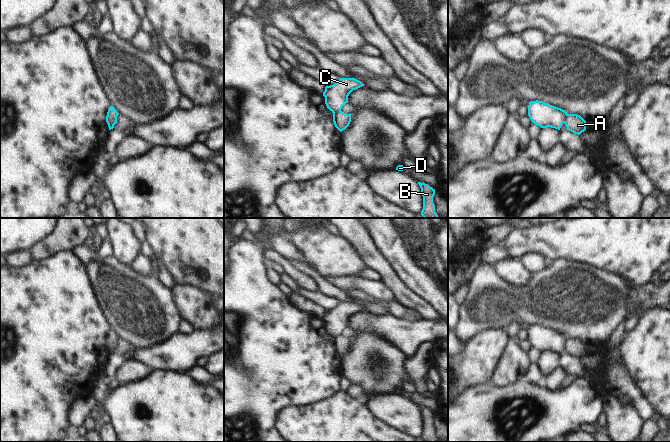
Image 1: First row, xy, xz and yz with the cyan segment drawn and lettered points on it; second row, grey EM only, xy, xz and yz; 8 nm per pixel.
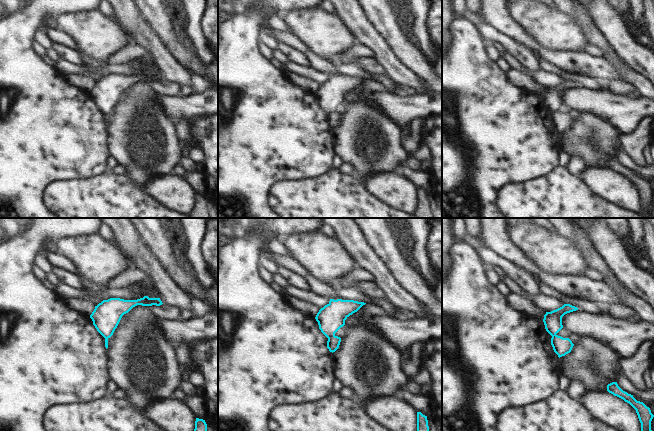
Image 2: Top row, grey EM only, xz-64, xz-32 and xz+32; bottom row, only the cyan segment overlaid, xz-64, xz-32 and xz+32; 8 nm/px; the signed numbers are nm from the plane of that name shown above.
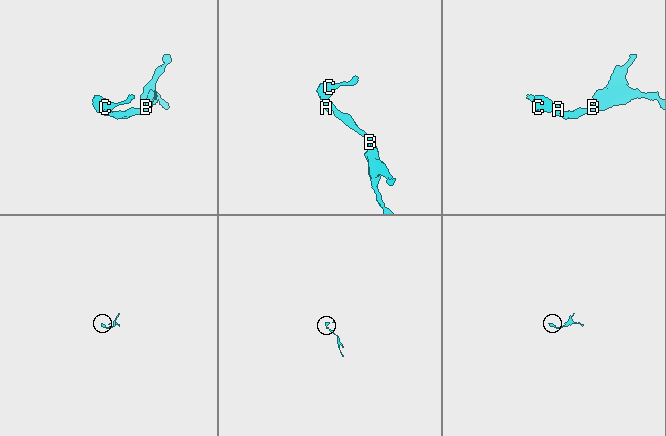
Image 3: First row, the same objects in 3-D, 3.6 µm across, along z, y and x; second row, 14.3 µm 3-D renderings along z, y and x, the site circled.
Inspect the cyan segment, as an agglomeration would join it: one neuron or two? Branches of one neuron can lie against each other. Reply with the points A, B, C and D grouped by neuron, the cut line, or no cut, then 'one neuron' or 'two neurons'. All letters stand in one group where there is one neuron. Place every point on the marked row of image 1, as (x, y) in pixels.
A B D / C; cut in yz along (567, 114), (563, 122); two neurons

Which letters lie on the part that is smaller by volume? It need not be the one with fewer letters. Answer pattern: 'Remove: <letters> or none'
Remove: C

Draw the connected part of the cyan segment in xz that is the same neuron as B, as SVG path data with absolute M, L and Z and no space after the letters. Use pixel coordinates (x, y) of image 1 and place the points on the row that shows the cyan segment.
M418 182L418 184L421 188L421 193L423 196L423 209L421 211L421 215L424 218L439 218L435 212L435 205L433 203L435 189L425 183Z

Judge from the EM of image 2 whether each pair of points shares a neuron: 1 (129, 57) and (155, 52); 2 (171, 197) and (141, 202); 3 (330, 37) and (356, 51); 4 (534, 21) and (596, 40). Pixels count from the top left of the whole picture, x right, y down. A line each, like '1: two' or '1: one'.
1: two
2: two
3: two
4: two

